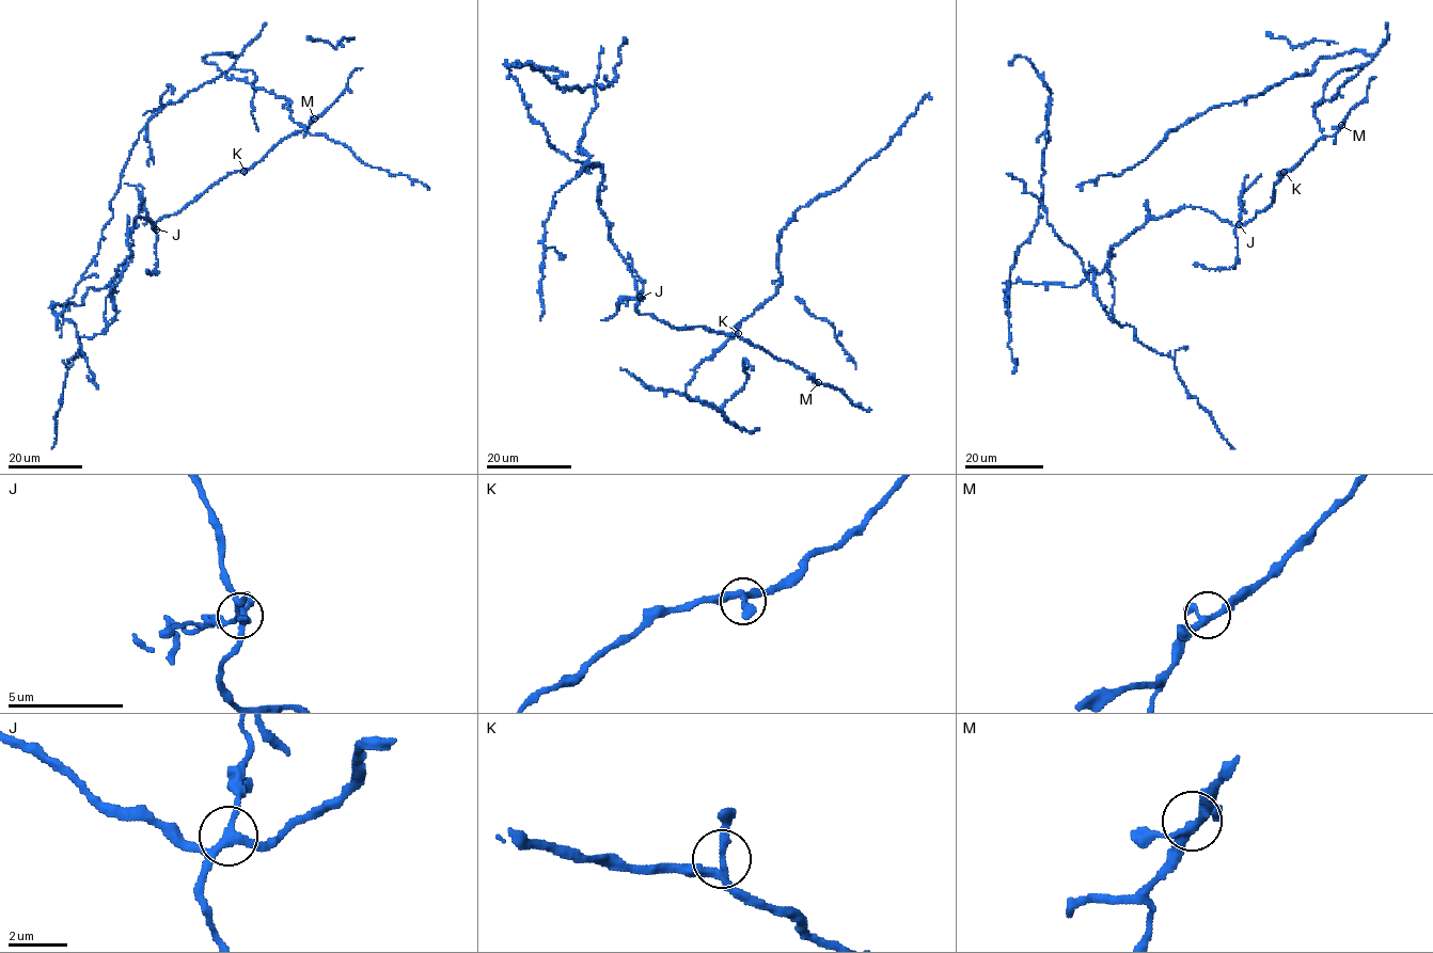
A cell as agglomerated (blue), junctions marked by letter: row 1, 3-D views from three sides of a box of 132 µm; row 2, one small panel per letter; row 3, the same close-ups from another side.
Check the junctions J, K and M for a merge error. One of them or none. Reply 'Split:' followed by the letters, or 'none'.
Split: J

